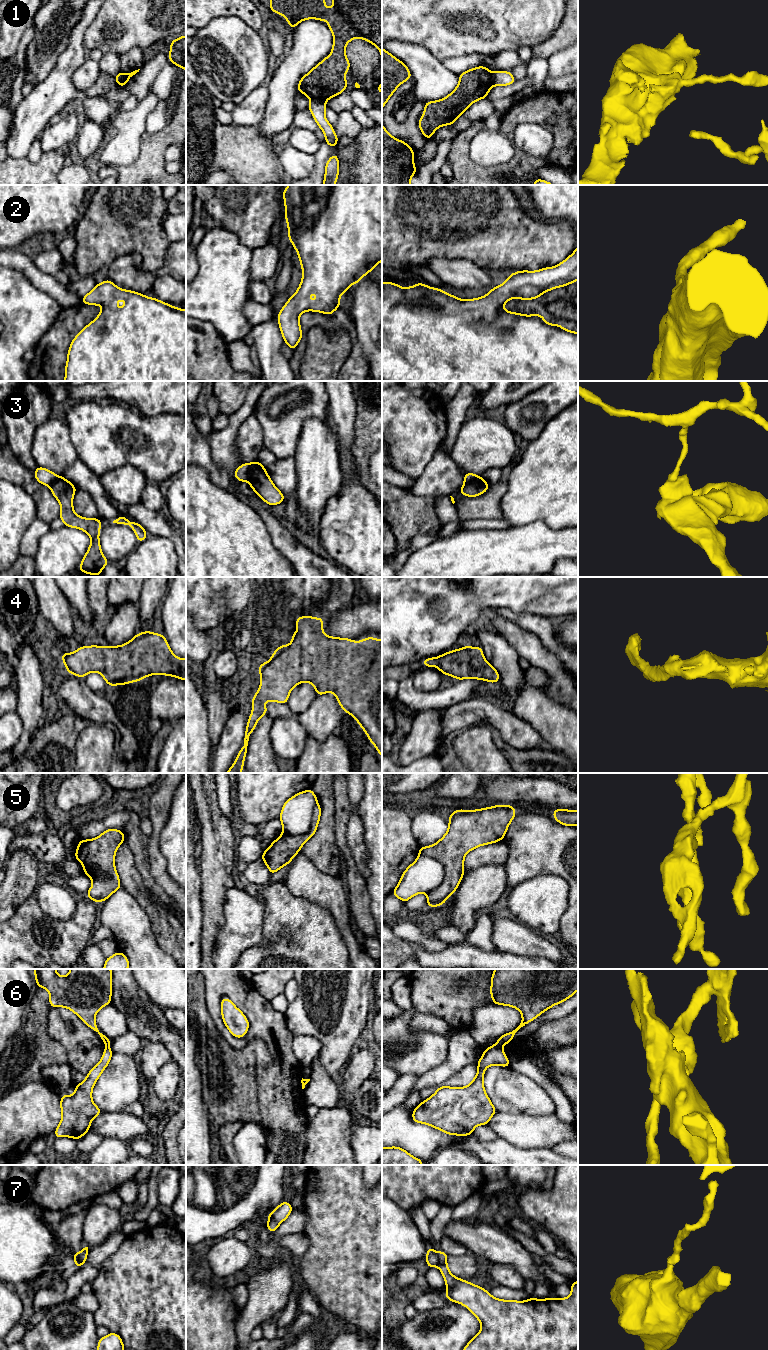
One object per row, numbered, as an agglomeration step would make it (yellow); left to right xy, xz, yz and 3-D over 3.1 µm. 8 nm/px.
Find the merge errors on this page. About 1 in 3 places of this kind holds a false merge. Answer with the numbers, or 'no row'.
1, 3, 5, 6, 7

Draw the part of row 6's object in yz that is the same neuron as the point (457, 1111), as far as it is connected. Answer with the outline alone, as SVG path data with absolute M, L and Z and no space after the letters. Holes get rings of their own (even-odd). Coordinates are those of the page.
M494 1044L485 1049L477 1063L478 1072L467 1087L438 1087L427 1100L422 1101L412 1112L412 1120L432 1126L449 1135L469 1136L478 1125L488 1125L492 1116L497 1113L484 1089L485 1069L492 1065L511 1067L509 1059L501 1046Z

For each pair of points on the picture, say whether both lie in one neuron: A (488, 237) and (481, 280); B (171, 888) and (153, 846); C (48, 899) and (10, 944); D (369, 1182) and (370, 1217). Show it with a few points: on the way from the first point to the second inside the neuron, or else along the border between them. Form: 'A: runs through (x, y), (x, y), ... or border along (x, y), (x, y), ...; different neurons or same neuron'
A: border along (462, 258), (467, 258), (484, 269); different neurons
B: runs through (162, 878), (155, 856); same neuron
C: border along (33, 895), (44, 912), (61, 920); different neurons
D: border along (362, 1175), (364, 1184), (371, 1189); different neurons

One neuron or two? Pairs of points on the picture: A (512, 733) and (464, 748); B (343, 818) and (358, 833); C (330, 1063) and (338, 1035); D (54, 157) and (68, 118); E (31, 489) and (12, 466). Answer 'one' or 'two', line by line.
A: two
B: two
C: one
D: two
E: two

